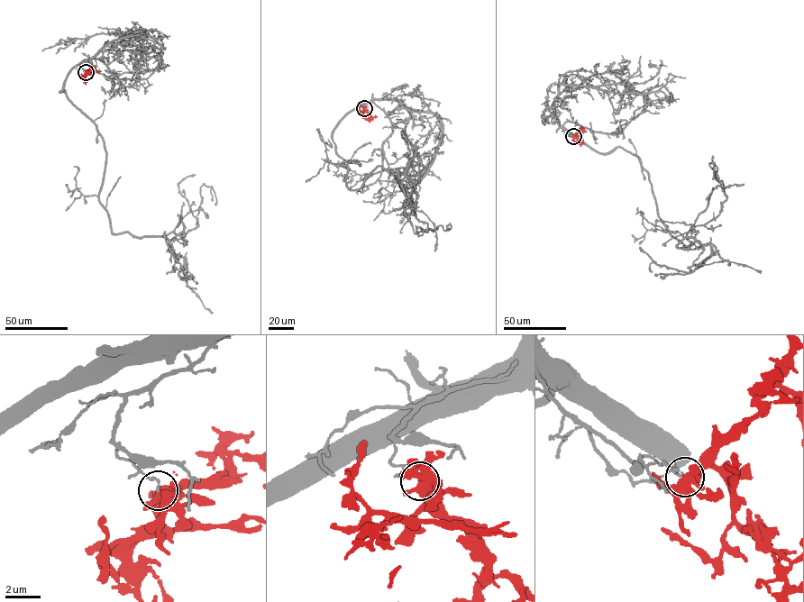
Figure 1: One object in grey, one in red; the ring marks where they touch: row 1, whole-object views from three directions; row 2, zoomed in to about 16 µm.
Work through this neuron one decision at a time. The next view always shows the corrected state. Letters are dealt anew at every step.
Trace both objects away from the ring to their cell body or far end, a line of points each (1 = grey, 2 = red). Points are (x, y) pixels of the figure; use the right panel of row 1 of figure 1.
1: (573, 136), (638, 157), (670, 233), (700, 245), (676, 246), (713, 252), (688, 272), (639, 247)
2: (573, 136), (580, 130), (586, 131)

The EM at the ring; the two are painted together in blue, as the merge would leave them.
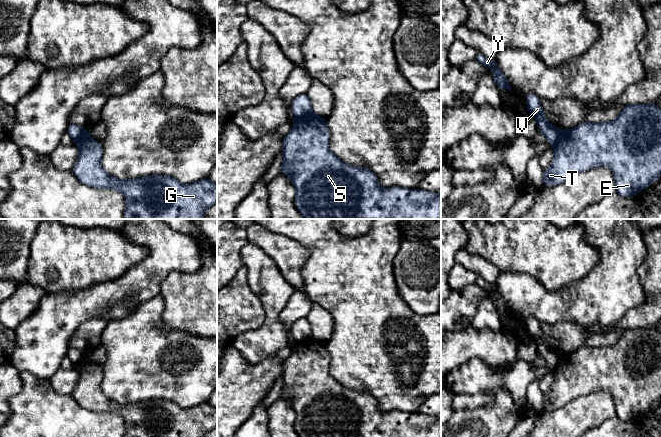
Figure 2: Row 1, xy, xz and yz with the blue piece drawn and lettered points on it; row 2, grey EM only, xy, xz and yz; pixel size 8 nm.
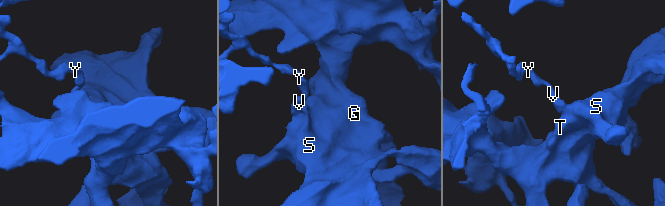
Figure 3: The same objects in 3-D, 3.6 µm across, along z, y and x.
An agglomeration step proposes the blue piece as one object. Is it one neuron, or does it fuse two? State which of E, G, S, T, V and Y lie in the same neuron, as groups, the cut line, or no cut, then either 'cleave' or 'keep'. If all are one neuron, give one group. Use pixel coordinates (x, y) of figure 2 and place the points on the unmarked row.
E G S T / V Y; cut in xz along (311, 335), (295, 342); cleave

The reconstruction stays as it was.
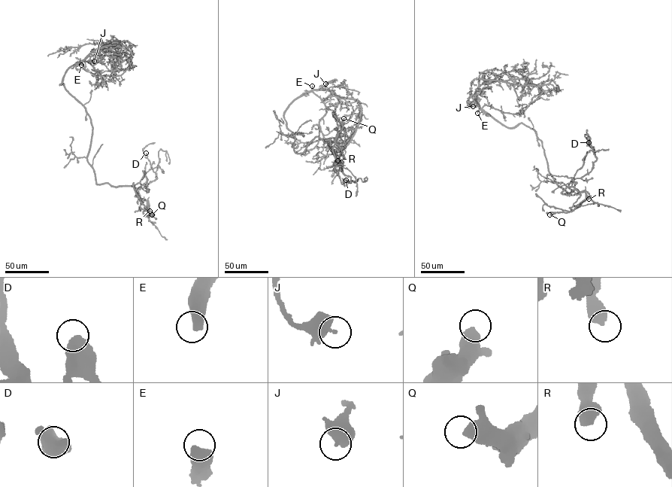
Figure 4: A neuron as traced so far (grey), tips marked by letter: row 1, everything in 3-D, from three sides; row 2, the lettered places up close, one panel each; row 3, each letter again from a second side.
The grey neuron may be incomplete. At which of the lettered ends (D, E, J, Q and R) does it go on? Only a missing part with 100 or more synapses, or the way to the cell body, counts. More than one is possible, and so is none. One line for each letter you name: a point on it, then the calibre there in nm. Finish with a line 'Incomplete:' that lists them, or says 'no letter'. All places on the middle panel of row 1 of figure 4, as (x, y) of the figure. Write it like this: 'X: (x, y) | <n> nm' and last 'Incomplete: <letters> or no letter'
E: (312, 86) | 600 nm
Incomplete: E

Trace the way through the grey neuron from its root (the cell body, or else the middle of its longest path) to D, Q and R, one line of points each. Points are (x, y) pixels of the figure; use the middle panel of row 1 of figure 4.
D: (299, 134), (304, 135), (291, 135), (294, 150), (302, 153), (319, 137), (351, 178), (346, 180)
Q: (299, 134), (304, 135), (291, 135), (296, 153), (319, 136), (337, 159), (332, 147), (343, 118)
R: (299, 134), (304, 135), (296, 132), (291, 135), (296, 153), (302, 153), (319, 136), (337, 160)

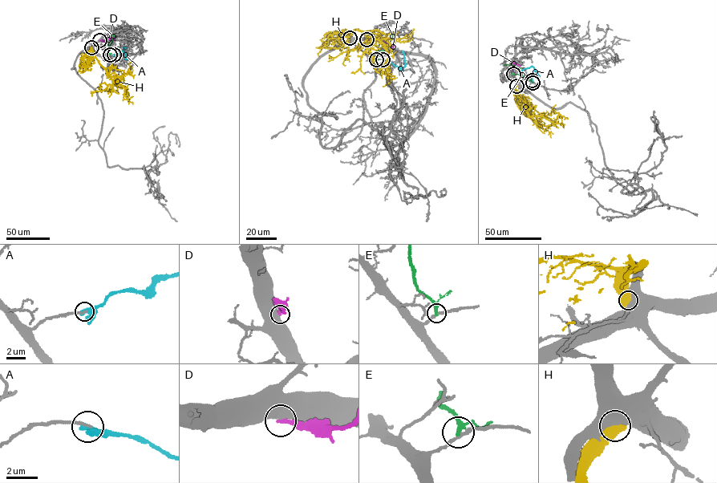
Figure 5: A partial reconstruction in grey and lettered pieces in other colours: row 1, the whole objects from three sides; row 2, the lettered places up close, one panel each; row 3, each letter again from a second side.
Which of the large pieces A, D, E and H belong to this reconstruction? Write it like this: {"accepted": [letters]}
{"accepted": []}

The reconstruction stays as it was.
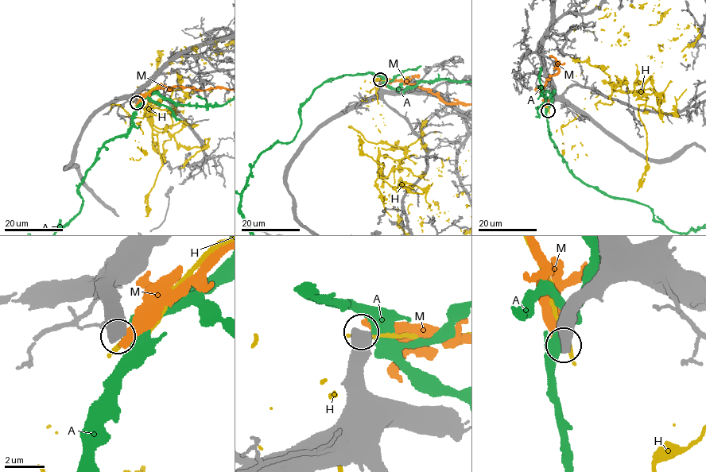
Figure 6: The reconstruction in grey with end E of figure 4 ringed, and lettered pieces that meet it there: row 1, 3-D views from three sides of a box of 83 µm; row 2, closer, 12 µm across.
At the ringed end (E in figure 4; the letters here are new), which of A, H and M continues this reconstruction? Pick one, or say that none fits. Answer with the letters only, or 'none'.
none

